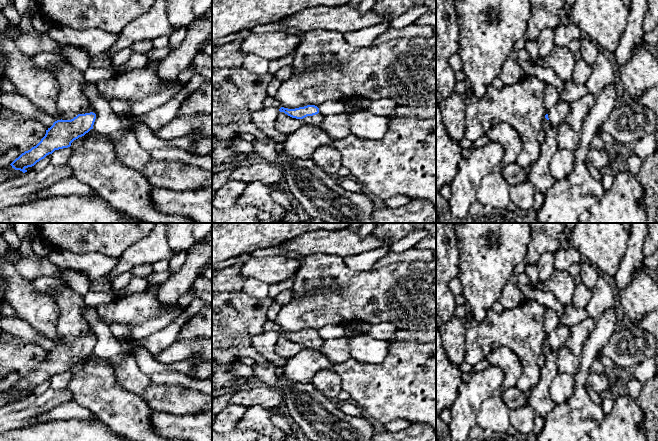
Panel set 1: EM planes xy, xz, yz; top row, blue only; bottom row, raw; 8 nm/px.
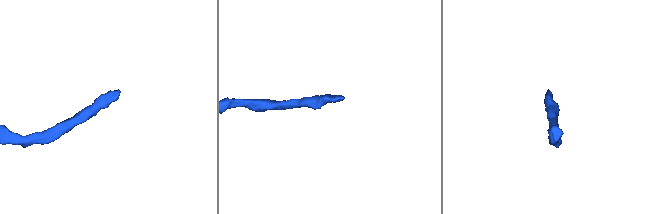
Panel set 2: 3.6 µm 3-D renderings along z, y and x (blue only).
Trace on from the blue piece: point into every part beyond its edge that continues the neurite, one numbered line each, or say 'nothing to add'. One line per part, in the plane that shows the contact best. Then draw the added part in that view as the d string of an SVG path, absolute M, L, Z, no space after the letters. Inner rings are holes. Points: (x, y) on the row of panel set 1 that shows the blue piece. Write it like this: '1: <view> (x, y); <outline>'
1: xz (316, 120); M318 113L313 116L307 116L302 120L305 122L306 125L320 127L324 121L324 117L321 113Z

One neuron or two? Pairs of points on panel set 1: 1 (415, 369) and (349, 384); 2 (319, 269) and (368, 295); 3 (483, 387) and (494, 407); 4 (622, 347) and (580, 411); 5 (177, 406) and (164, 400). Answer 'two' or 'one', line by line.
1: one
2: one
3: two
4: two
5: one

